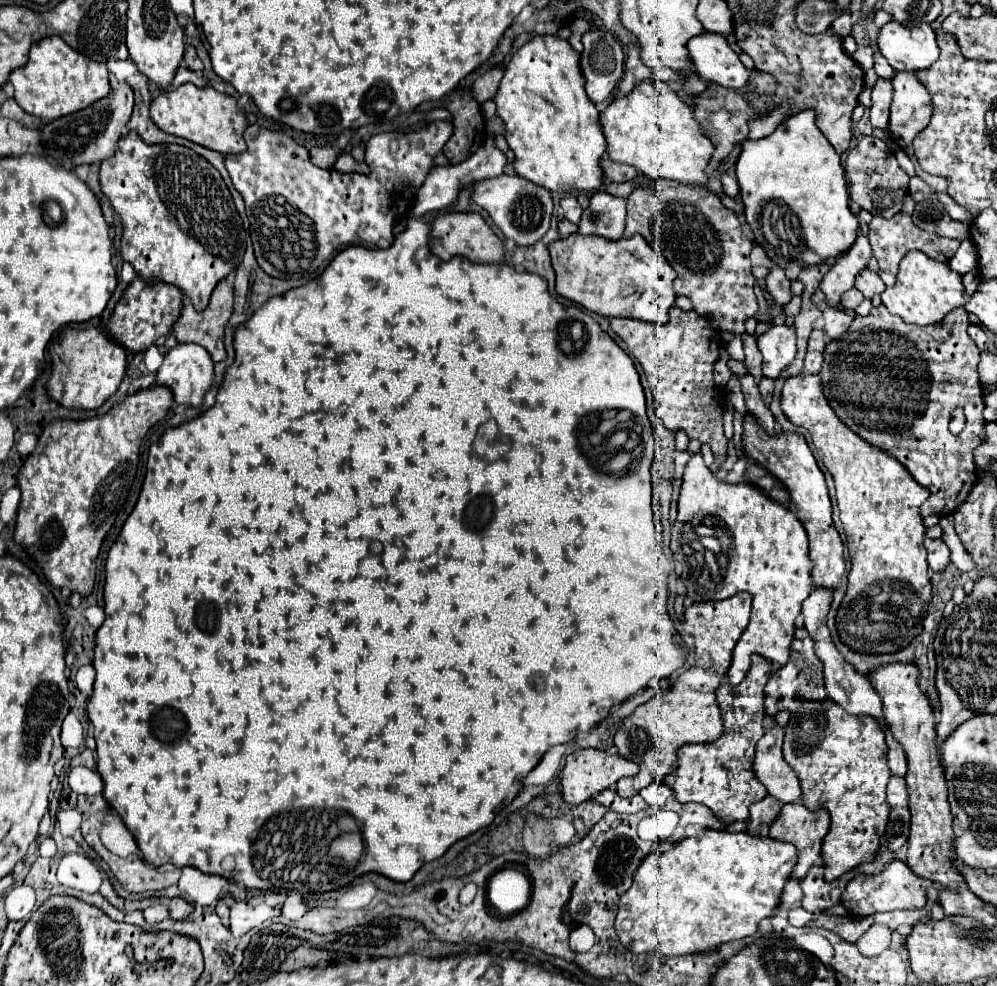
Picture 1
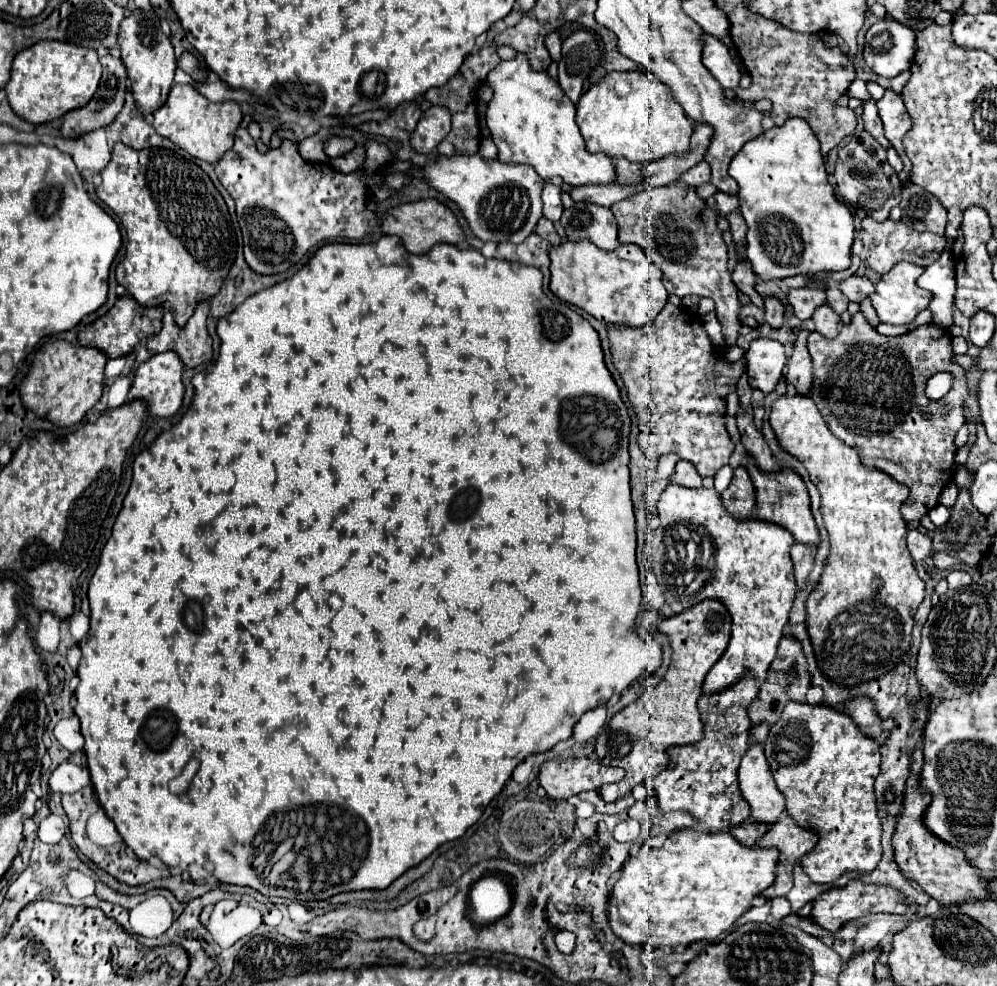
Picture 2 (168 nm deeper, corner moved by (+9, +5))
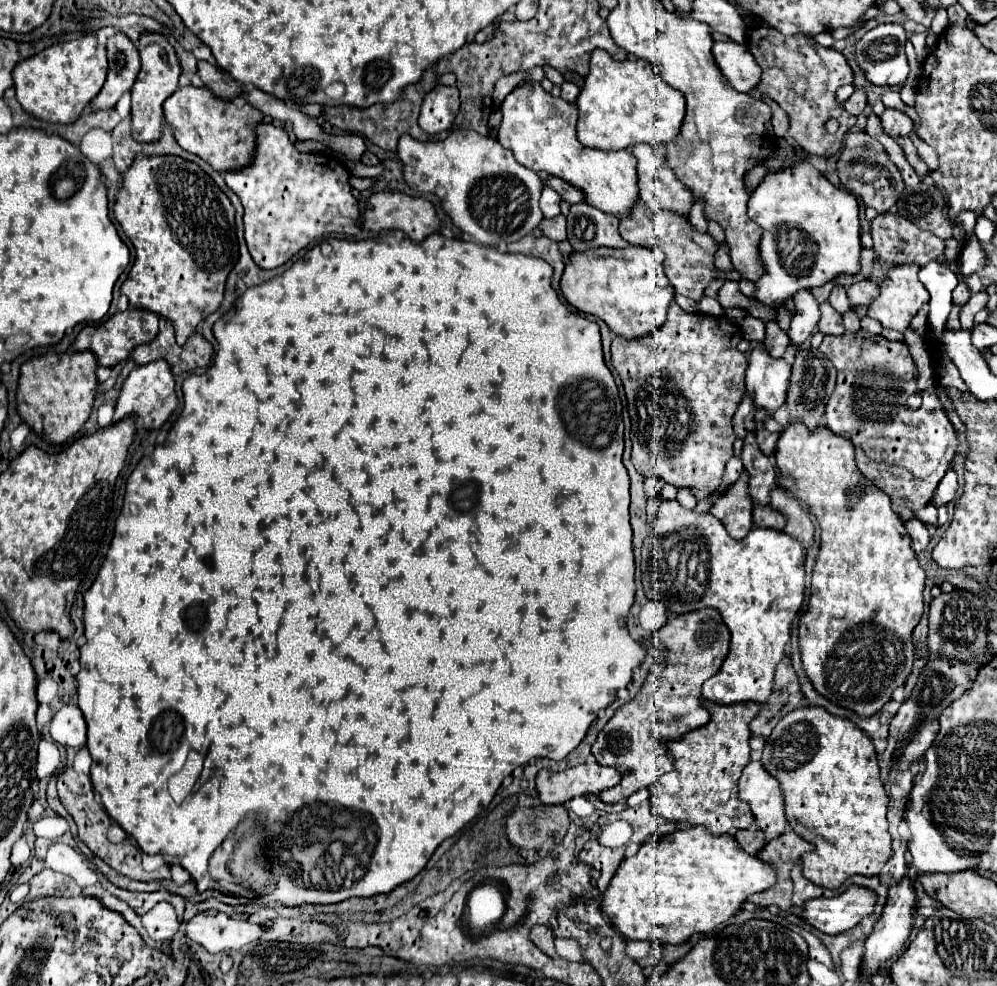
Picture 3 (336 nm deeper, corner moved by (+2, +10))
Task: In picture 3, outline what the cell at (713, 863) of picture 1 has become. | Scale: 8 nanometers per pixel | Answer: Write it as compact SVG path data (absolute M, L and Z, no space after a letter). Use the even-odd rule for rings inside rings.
M704 827L678 829L664 837L648 839L636 855L624 859L614 873L608 889L604 891L602 909L610 923L626 939L658 941L660 945L676 945L690 939L694 933L710 933L720 923L736 915L746 897L768 889L776 881L776 869L760 861L756 855L748 855L732 835L712 835Z

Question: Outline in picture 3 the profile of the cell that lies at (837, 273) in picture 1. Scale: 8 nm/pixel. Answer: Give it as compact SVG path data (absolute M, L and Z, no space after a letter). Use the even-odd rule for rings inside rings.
M808 289L796 291L792 295L792 301L794 301L794 307L796 307L796 315L792 319L788 335L790 335L790 343L794 347L798 347L806 339L810 339L810 335L814 333L814 327L820 321L820 309L818 309L820 305Z

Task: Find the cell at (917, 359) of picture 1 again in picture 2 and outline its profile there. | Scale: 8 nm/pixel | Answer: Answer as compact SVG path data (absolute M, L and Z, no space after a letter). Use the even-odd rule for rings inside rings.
M857 312L851 324L847 324L841 330L841 334L833 340L817 332L809 334L809 354L813 358L813 368L815 368L813 400L831 434L843 440L847 446L855 448L865 466L877 468L909 488L909 500L905 500L901 508L905 520L919 520L921 516L929 514L939 504L941 490L953 478L951 470L955 460L953 440L957 430L965 424L961 404L969 394L965 386L965 370L959 364L951 362L953 352L951 352L949 334L935 324L925 324L903 336L887 338L881 336L863 318L861 312ZM937 372L953 374L953 390L949 390L941 400L931 402L925 396L925 384ZM923 412L931 412L931 418L925 418Z

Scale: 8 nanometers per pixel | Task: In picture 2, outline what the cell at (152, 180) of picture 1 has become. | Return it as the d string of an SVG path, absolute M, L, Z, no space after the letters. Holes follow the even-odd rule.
M119 142L101 178L103 182L97 188L97 196L113 210L127 232L125 258L117 266L117 284L121 284L141 306L165 306L173 312L177 326L183 328L195 306L213 298L223 286L235 258L237 240L223 196L197 164L165 148L133 150Z

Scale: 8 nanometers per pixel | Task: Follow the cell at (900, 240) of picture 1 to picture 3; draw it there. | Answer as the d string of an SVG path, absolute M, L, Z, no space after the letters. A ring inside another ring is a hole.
M882 213L876 215L872 219L872 227L870 227L872 239L874 239L874 251L876 255L886 261L886 263L916 263L916 265L926 265L928 261L938 259L940 255L944 255L944 241L940 237L936 237L930 231L922 231L918 229L914 223L910 223L908 219L900 217L898 213Z

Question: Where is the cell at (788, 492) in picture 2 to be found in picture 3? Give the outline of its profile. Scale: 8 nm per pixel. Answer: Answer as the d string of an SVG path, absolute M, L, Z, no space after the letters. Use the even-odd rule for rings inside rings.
M754 505L754 525L782 531L786 527L786 517L772 505Z

